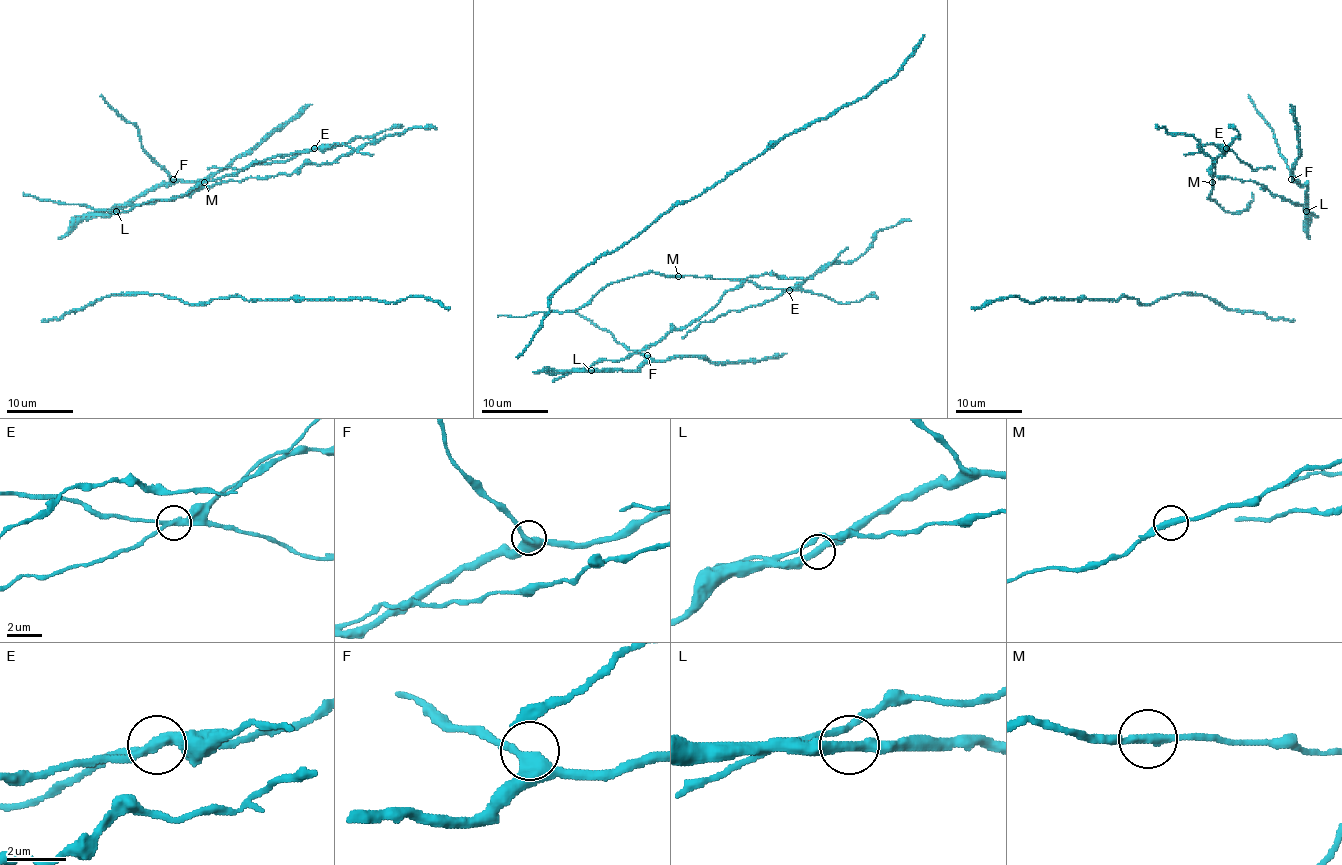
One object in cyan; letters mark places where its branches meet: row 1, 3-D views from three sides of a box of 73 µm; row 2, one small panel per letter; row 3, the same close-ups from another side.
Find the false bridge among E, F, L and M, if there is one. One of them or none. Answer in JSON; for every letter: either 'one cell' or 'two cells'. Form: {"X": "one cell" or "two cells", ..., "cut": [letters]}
{"E": "two cells", "F": "one cell", "L": "one cell", "M": "one cell", "cut": ["E"]}

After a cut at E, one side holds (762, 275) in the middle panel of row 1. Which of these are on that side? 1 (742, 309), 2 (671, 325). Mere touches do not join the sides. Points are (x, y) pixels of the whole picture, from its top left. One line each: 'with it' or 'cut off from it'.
1: cut off from it
2: with it

